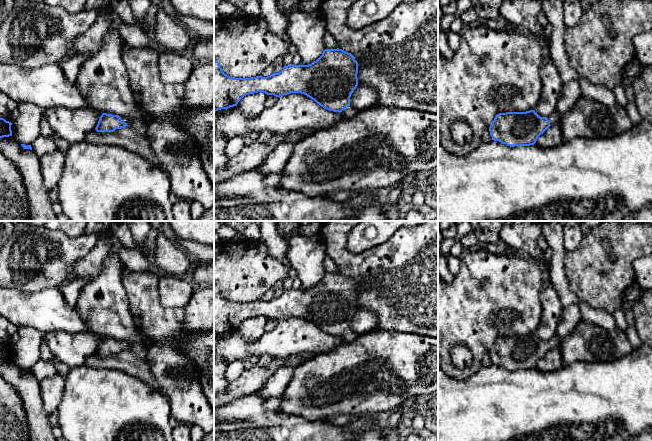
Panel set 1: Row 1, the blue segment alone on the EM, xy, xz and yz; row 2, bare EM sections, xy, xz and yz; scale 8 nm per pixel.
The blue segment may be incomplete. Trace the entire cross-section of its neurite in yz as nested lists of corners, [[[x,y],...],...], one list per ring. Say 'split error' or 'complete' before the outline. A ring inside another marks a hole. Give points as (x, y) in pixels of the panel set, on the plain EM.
split error; [[[535,334],[499,337],[491,346],[489,355],[492,364],[510,371],[530,370],[551,349],[559,347],[560,343],[557,334],[548,342],[540,341]]]

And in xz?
split error; [[[325,273],[322,279],[308,289],[287,289],[279,297],[270,300],[233,302],[225,298],[214,283],[214,336],[237,330],[246,319],[263,316],[280,321],[291,317],[301,317],[314,324],[324,333],[339,336],[344,343],[355,341],[359,335],[350,330],[350,321],[358,310],[358,286],[354,279],[342,273]]]

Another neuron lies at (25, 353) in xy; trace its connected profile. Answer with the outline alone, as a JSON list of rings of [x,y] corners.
[[[18,326],[19,339],[12,346],[13,362],[20,368],[31,369],[40,358],[42,333],[31,327]]]

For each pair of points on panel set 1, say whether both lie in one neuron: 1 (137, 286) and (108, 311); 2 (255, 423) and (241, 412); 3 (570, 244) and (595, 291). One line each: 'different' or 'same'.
1: different
2: same
3: different

